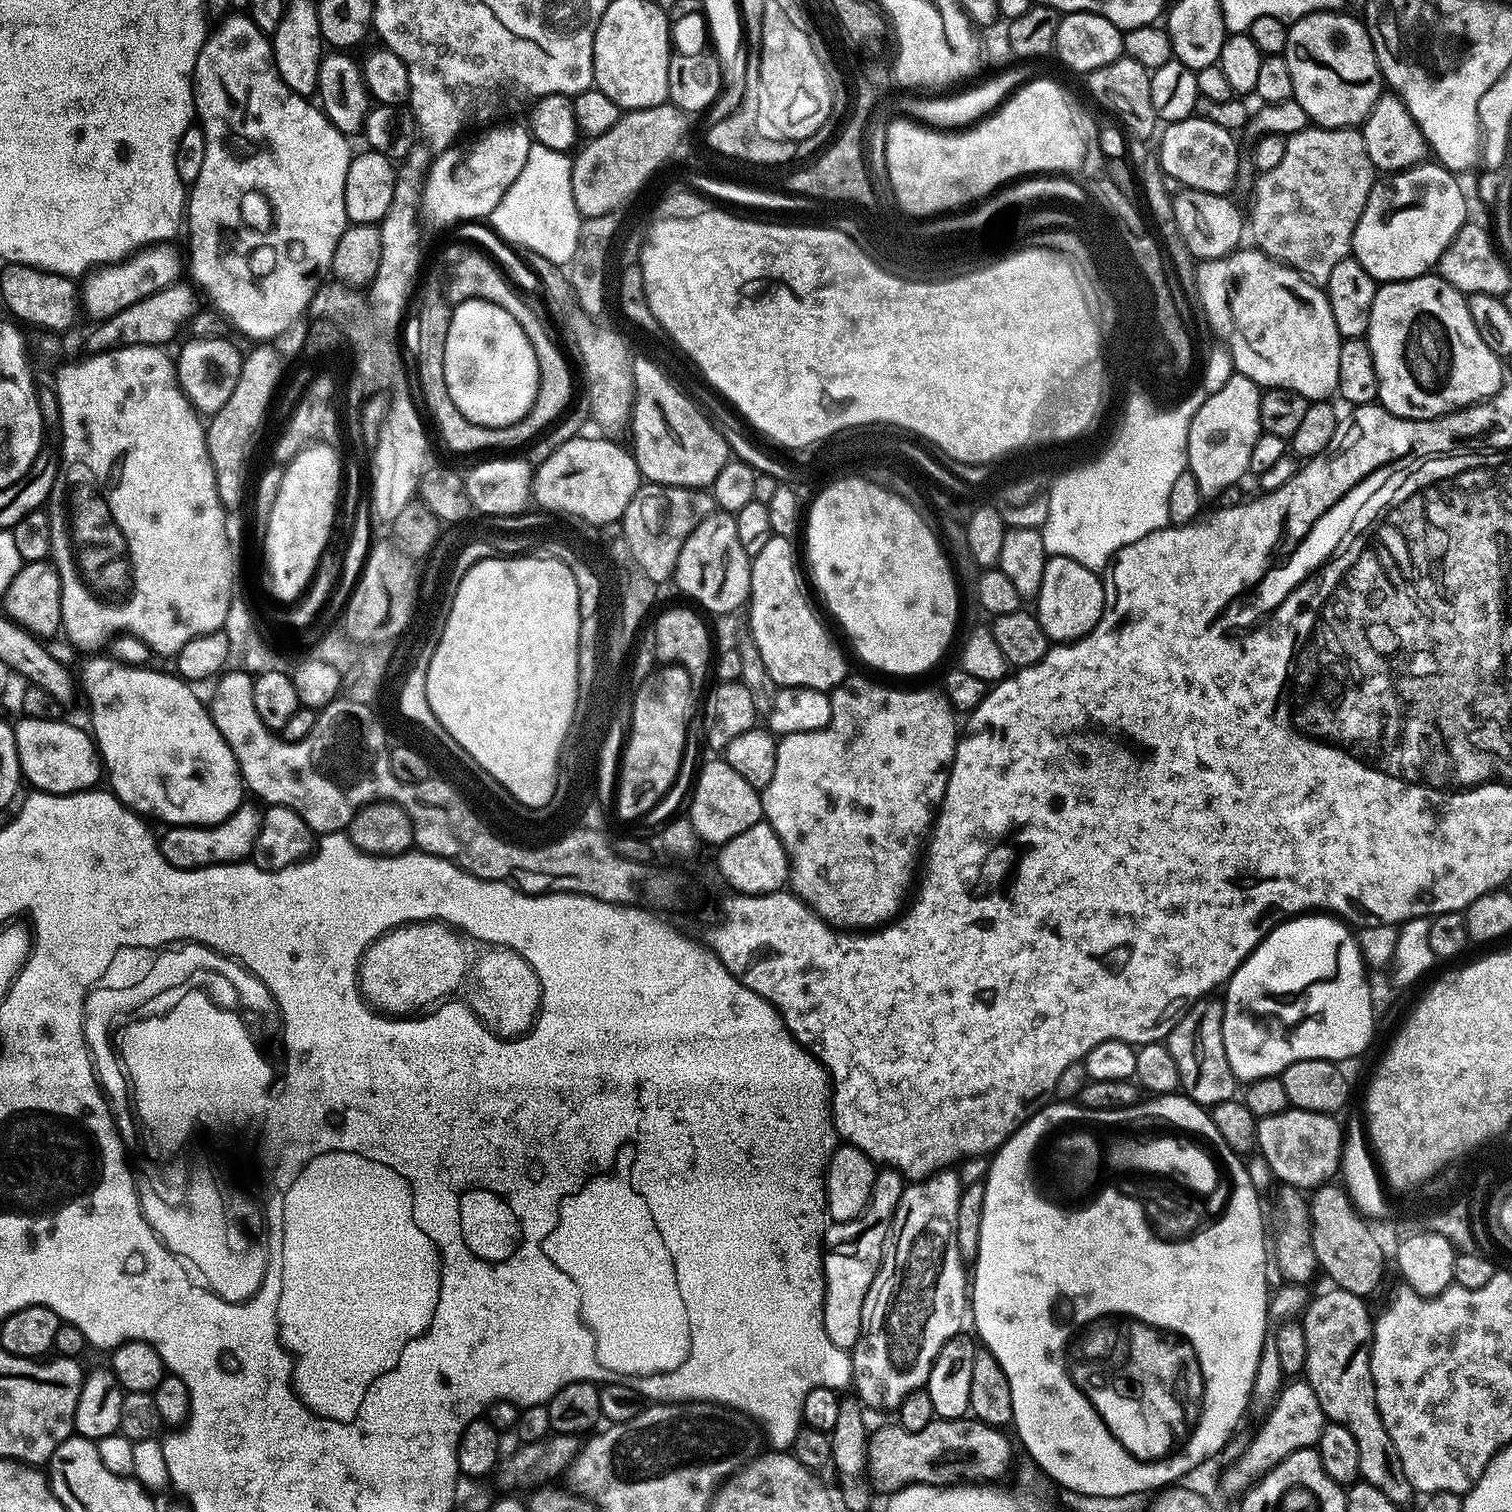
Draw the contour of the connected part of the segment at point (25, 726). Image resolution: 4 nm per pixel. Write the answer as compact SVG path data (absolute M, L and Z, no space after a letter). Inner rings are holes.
M24 716L15 721L18 762L25 781L32 783L33 789L53 792L65 796L71 792L92 790L102 780L102 761L96 746L87 731L76 724L67 724L67 719L39 720Z

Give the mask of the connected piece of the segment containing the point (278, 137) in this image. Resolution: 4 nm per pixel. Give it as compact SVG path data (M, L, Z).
M229 14L225 16L223 20L219 21L217 28L220 28L217 32L216 29L209 31L208 39L205 40L202 50L198 54L198 62L194 66L194 74L192 75L192 93L196 99L196 115L198 117L199 127L204 129L204 137L206 138L206 158L202 162L202 171L199 172L198 178L190 185L190 191L186 196L186 232L187 228L189 232L188 256L186 252L186 272L187 275L188 272L192 275L192 277L190 277L191 283L195 285L203 295L204 292L208 295L209 302L213 304L209 305L211 305L211 307L215 309L227 323L229 320L242 335L249 336L250 339L256 340L252 342L272 342L272 339L274 339L275 336L282 335L300 315L305 315L305 313L309 311L311 299L314 298L315 292L318 290L321 281L329 275L332 267L332 259L334 258L334 250L338 250L338 242L342 238L342 234L350 227L350 221L346 214L346 206L344 205L344 191L346 190L346 170L350 170L350 162L354 155L354 148L351 148L351 146L348 145L348 142L350 142L349 137L343 132L339 132L339 130L336 129L321 112L321 109L317 107L315 103L310 102L309 97L298 95L294 90L290 90L290 86L286 86L286 82L282 82L282 78L278 74L276 63L272 57L272 41L266 33L252 21L251 15Z

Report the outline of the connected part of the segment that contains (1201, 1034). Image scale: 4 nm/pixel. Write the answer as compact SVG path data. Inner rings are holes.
M1201 998L1191 1005L1172 1028L1166 1041L1170 1054L1174 1054L1174 1062L1178 1062L1183 1095L1201 1106L1226 1102L1233 1099L1238 1092L1238 1081L1226 1058L1226 1046L1222 1042L1224 1001L1220 998L1212 999Z

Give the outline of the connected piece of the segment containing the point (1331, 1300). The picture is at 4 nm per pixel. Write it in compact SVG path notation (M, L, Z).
M1332 1286L1321 1296L1313 1295L1303 1313L1302 1323L1306 1334L1306 1366L1303 1375L1306 1382L1318 1394L1325 1417L1331 1423L1346 1426L1358 1442L1358 1466L1363 1483L1373 1484L1398 1506L1404 1506L1414 1496L1412 1484L1404 1477L1402 1462L1382 1418L1378 1414L1378 1402L1374 1394L1374 1382L1370 1370L1372 1357L1373 1313L1368 1313L1365 1297L1355 1296L1346 1290Z

